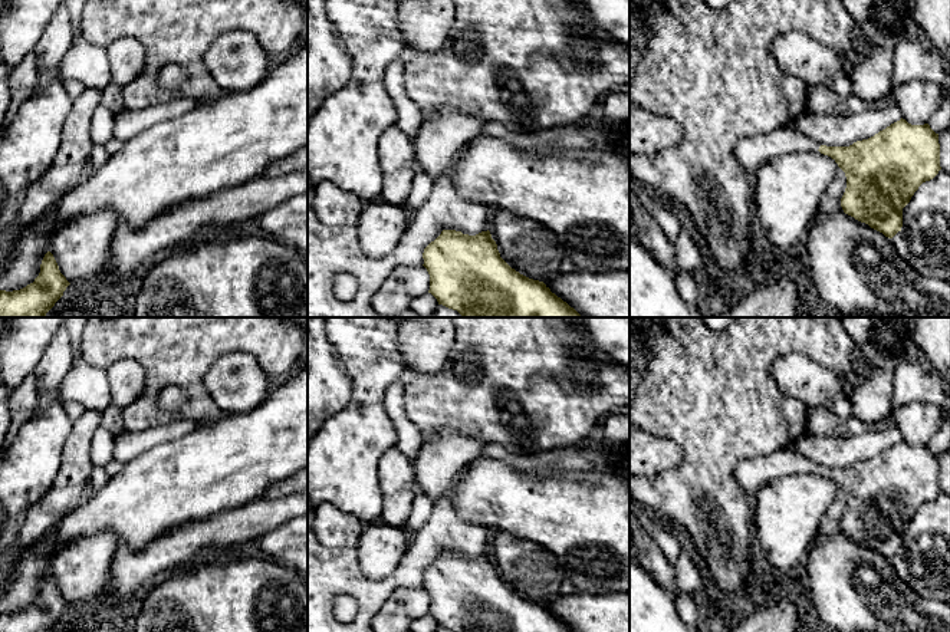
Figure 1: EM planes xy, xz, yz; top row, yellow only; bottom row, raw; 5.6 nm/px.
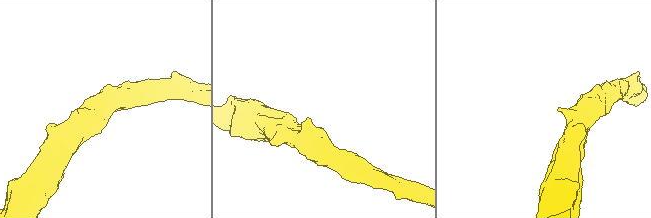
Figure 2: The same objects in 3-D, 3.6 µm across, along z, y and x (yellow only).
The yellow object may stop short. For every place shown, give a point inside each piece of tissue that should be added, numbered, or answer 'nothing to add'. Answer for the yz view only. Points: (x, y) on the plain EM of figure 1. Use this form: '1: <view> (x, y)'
1: yz (752, 474)

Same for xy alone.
nothing to add

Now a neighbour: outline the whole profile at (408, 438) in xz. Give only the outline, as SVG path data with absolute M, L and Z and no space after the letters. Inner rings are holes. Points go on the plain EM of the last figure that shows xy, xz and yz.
M400 381L389 385L385 396L385 409L397 431L397 448L415 461L423 445L423 437L405 414L404 384Z

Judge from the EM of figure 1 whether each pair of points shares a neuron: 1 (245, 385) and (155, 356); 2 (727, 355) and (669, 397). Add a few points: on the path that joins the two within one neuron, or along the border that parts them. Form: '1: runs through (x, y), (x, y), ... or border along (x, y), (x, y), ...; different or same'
1: border along (233, 351), (222, 354), (204, 377), (217, 404); different
2: runs through (713, 358), (683, 388); same

